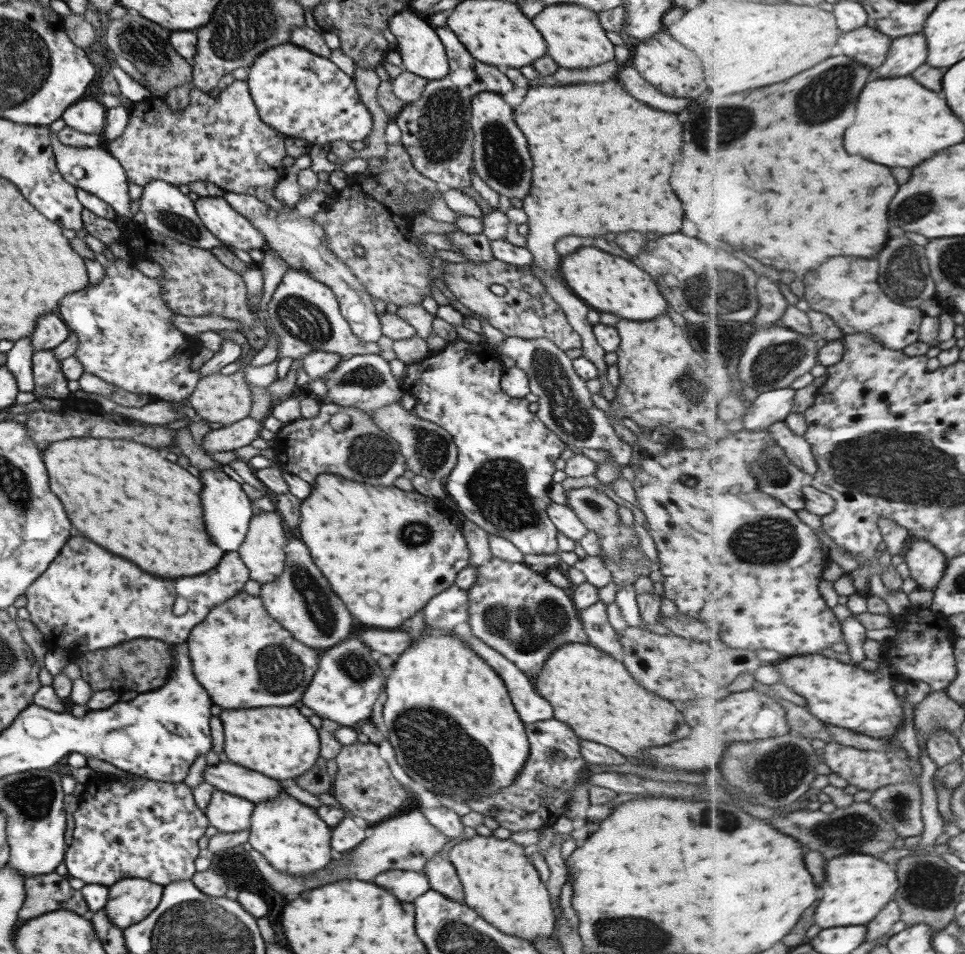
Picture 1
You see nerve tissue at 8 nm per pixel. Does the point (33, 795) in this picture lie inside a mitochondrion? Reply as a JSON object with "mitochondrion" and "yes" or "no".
{"mitochondrion":"yes"}

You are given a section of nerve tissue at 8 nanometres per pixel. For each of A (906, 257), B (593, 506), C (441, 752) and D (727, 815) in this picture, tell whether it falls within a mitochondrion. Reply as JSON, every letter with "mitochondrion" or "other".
{"A":"mitochondrion","B":"mitochondrion","C":"mitochondrion","D":"mitochondrion"}

